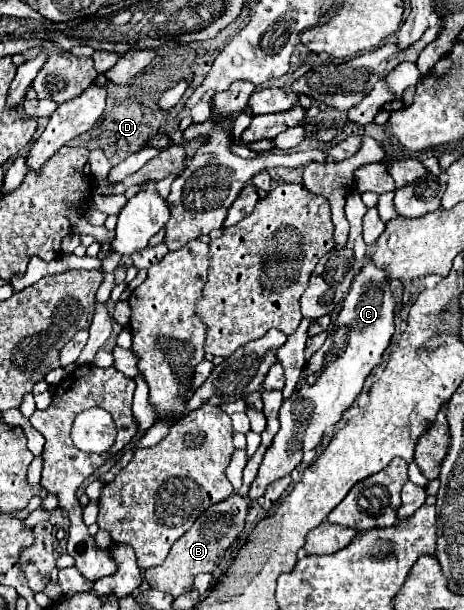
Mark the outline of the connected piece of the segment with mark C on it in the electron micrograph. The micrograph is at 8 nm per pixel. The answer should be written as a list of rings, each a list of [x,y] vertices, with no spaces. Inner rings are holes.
[[[363,265],[353,279],[351,291],[333,323],[333,329],[323,347],[305,363],[301,379],[289,401],[281,405],[281,429],[277,431],[271,447],[267,449],[259,473],[249,489],[249,499],[259,499],[267,485],[275,479],[289,475],[303,459],[303,453],[315,449],[327,427],[333,427],[345,409],[353,405],[363,389],[367,375],[381,361],[383,351],[395,333],[395,297],[389,287],[387,271],[375,265]],[[333,357],[333,359],[329,359]]]

